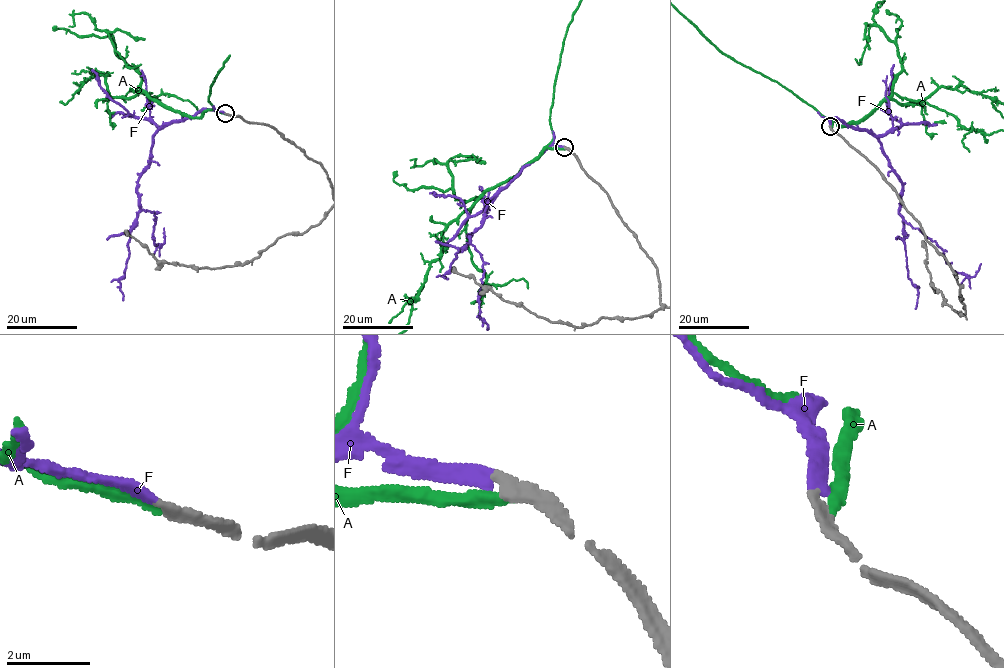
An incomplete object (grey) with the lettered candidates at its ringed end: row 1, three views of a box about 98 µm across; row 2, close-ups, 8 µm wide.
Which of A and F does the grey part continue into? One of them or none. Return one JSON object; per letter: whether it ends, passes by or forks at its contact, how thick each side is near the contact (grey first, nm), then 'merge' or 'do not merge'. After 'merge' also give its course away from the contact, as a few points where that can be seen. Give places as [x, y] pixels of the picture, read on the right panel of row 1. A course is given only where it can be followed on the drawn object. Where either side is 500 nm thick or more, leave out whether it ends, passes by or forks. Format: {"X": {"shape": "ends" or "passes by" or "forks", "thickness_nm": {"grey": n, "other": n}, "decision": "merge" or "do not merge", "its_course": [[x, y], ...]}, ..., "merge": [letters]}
{"A": {"shape": "ends", "thickness_nm": {"grey": 320, "other": 240}, "decision": "do not merge"}, "F": {"shape": "ends", "thickness_nm": {"grey": 260, "other": 300}, "decision": "merge", "its_course": [[829, 126], [836, 117], [878, 139], [902, 185], [899, 214], [935, 242], [956, 272], [973, 277], [980, 263]]}, "merge": ["F"]}

